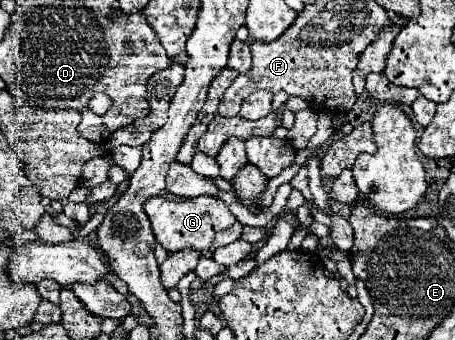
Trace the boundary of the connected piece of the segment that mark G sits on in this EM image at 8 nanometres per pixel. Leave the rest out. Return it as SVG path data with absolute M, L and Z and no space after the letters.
M154 196L144 204L144 212L150 218L152 232L156 240L172 254L182 248L200 248L206 252L214 242L216 232L230 228L236 222L236 216L226 208L226 204L216 196L198 196L190 200L170 200L164 196Z

